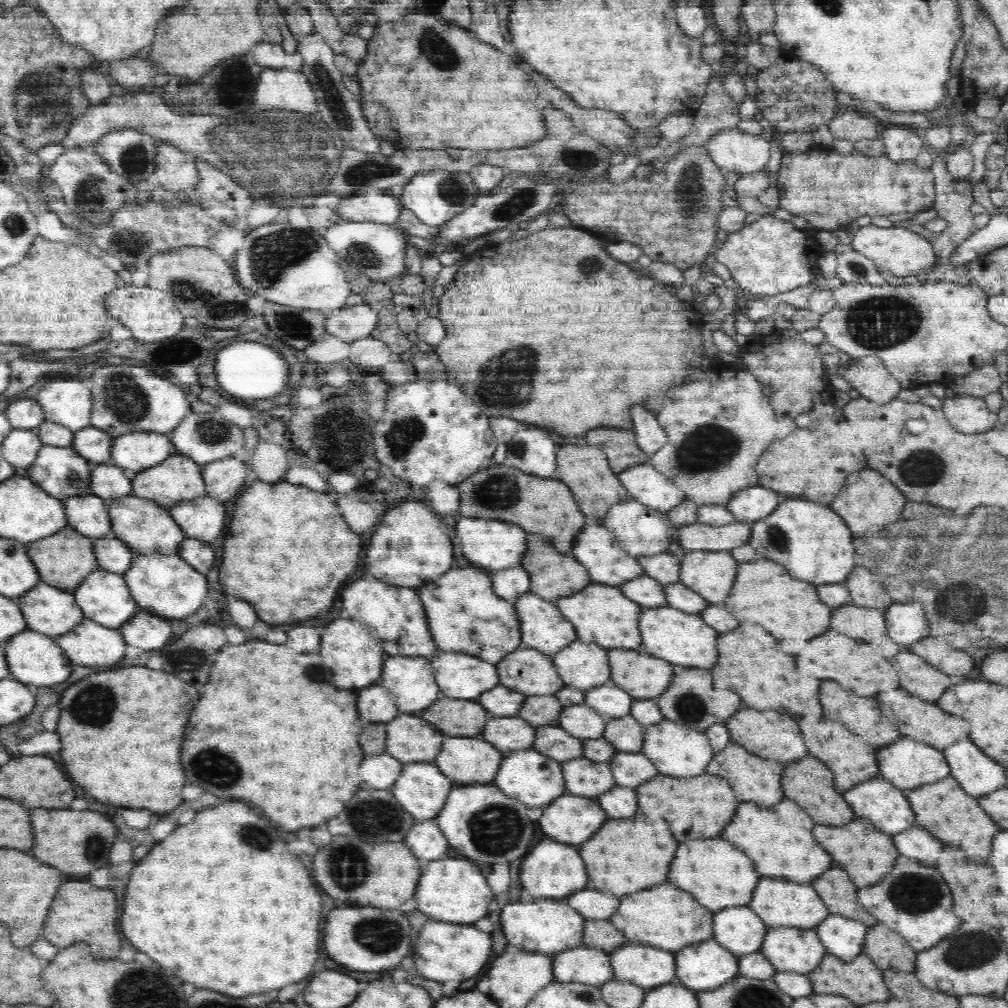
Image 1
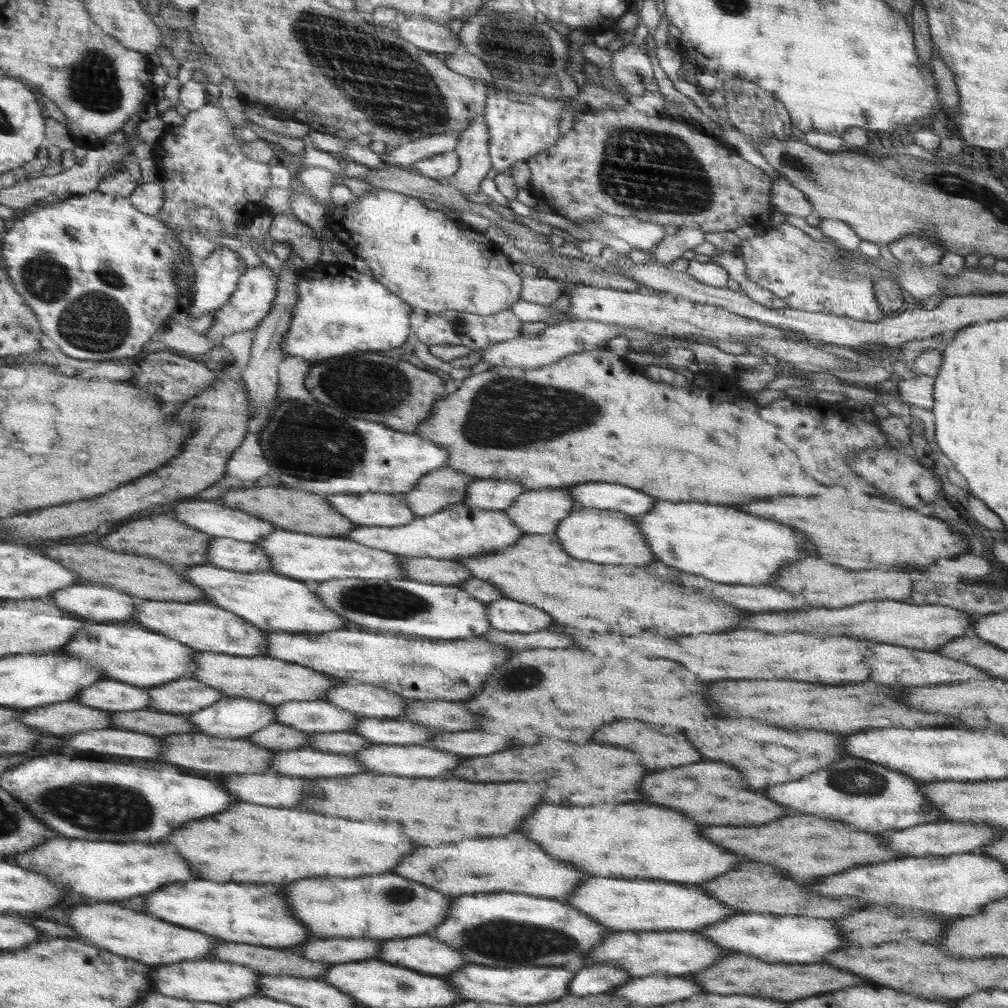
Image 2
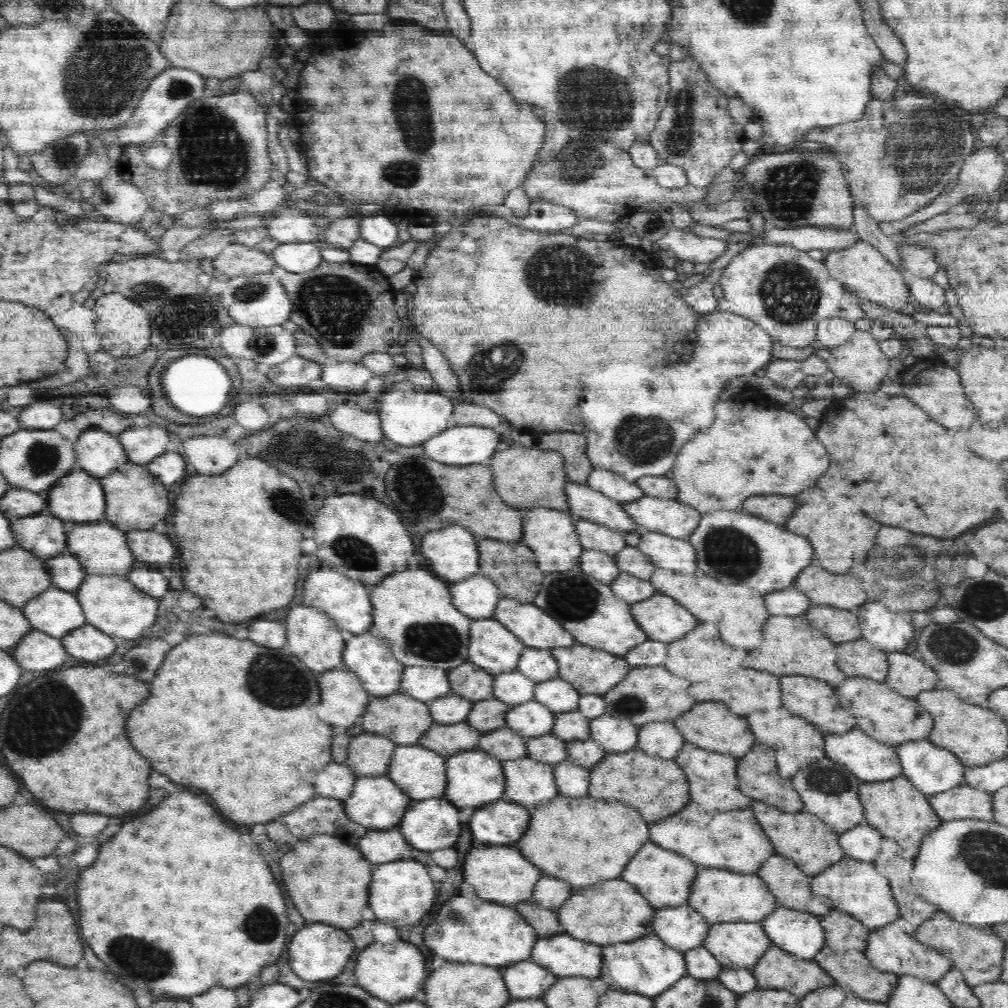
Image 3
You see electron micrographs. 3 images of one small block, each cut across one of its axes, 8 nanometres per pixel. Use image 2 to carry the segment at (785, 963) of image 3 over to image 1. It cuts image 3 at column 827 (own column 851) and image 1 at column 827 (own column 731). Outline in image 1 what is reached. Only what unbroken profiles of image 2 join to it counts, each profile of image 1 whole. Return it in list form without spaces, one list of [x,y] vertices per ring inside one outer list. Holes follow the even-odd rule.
[[[863,952],[852,962],[842,962],[840,958],[827,954],[820,968],[811,970],[806,974],[812,982],[812,988],[816,994],[842,994],[848,996],[854,1004],[880,1003],[893,999],[890,989],[884,983],[884,971],[877,963]]]

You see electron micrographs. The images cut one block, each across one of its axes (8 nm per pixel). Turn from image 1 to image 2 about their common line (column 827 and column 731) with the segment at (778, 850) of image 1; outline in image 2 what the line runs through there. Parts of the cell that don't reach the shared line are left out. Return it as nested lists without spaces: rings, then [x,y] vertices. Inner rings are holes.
[[[544,804],[534,812],[534,820],[526,822],[522,832],[526,836],[534,836],[534,840],[542,840],[546,844],[546,853],[558,856],[558,860],[570,860],[574,864],[582,864],[586,872],[594,872],[596,876],[620,877],[623,879],[654,879],[674,881],[683,884],[700,884],[712,880],[720,874],[740,868],[746,857],[720,848],[718,844],[702,838],[702,824],[684,816],[680,810],[656,806],[656,804],[600,804],[600,806],[552,806]]]

